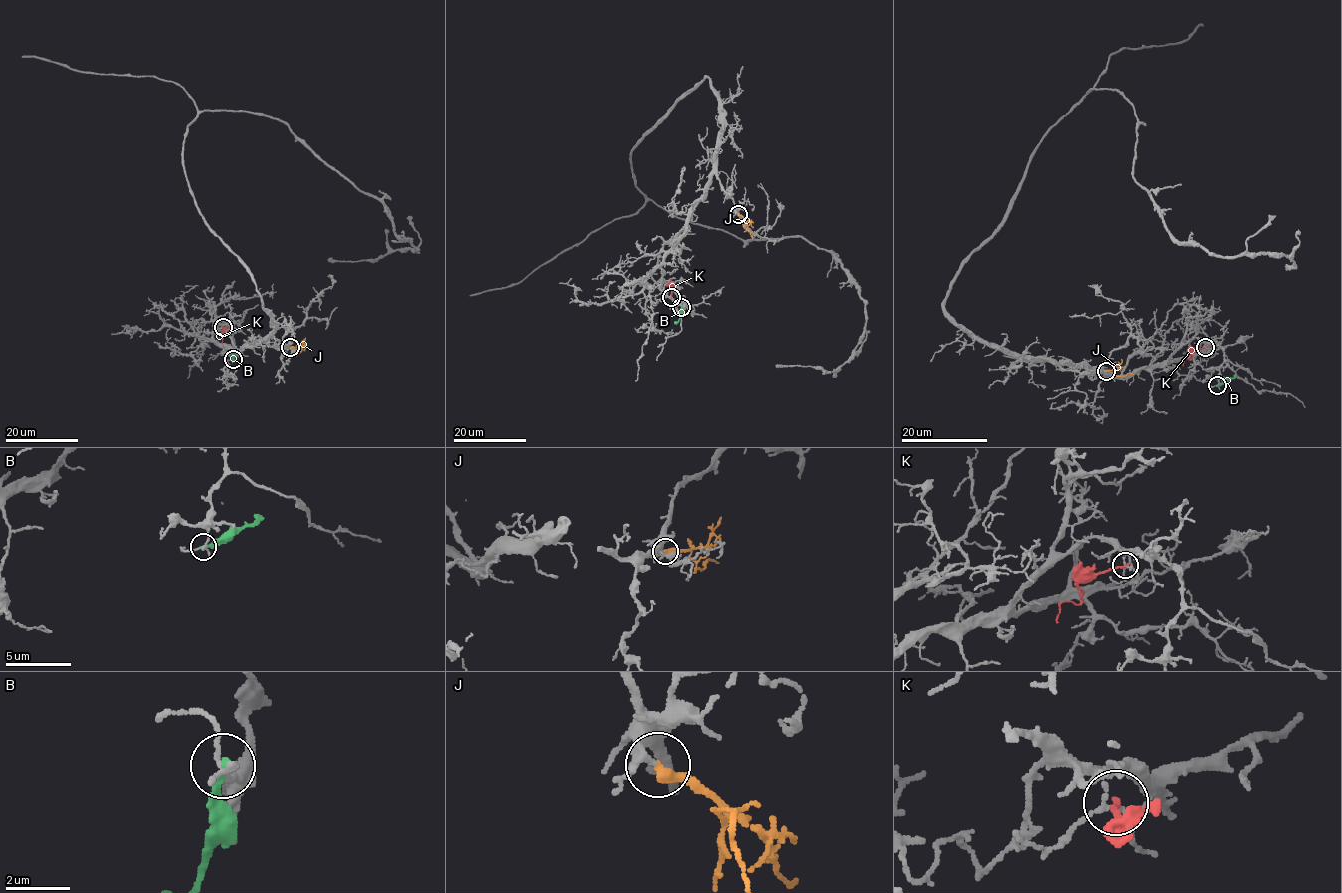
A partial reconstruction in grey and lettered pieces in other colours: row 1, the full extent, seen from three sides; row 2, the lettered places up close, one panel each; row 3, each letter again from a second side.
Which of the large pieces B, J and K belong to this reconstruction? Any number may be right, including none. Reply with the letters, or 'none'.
J

